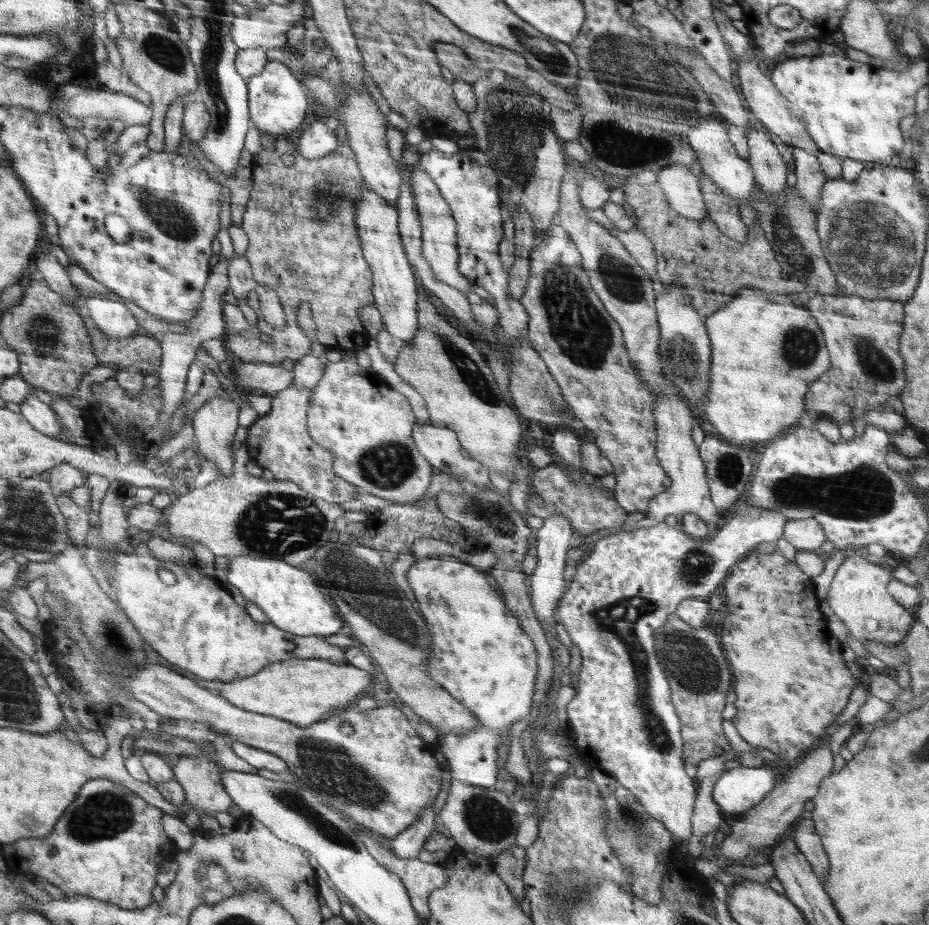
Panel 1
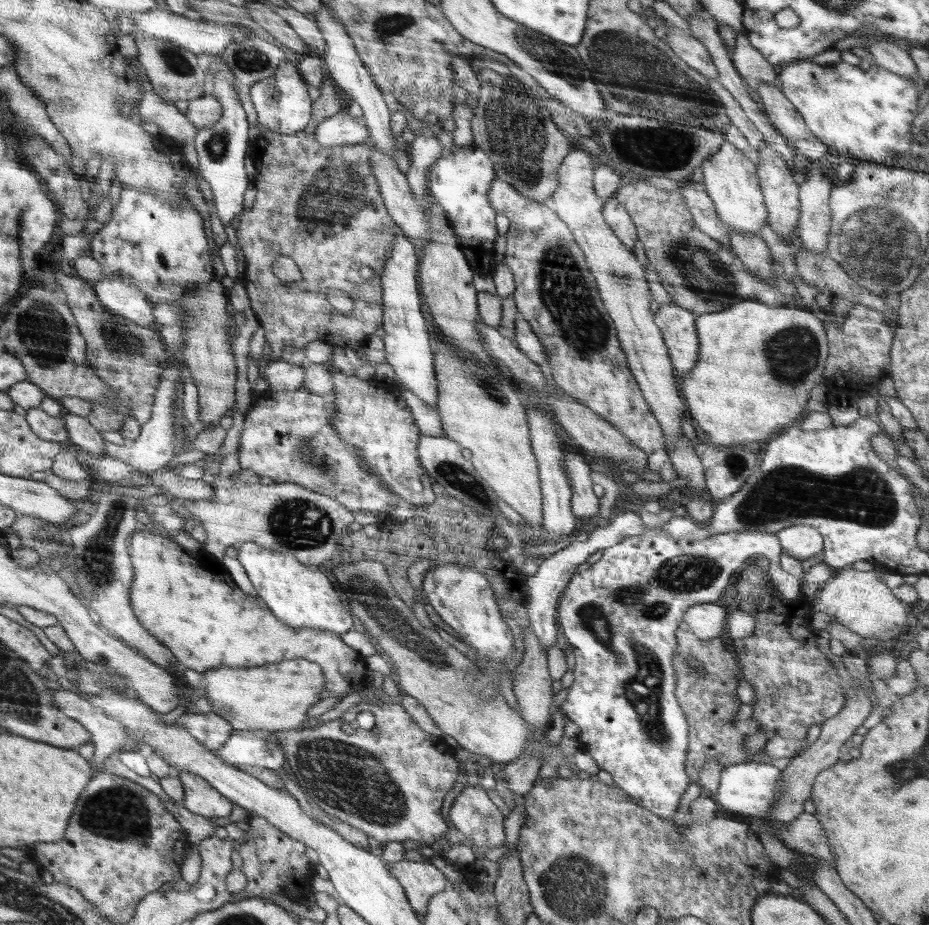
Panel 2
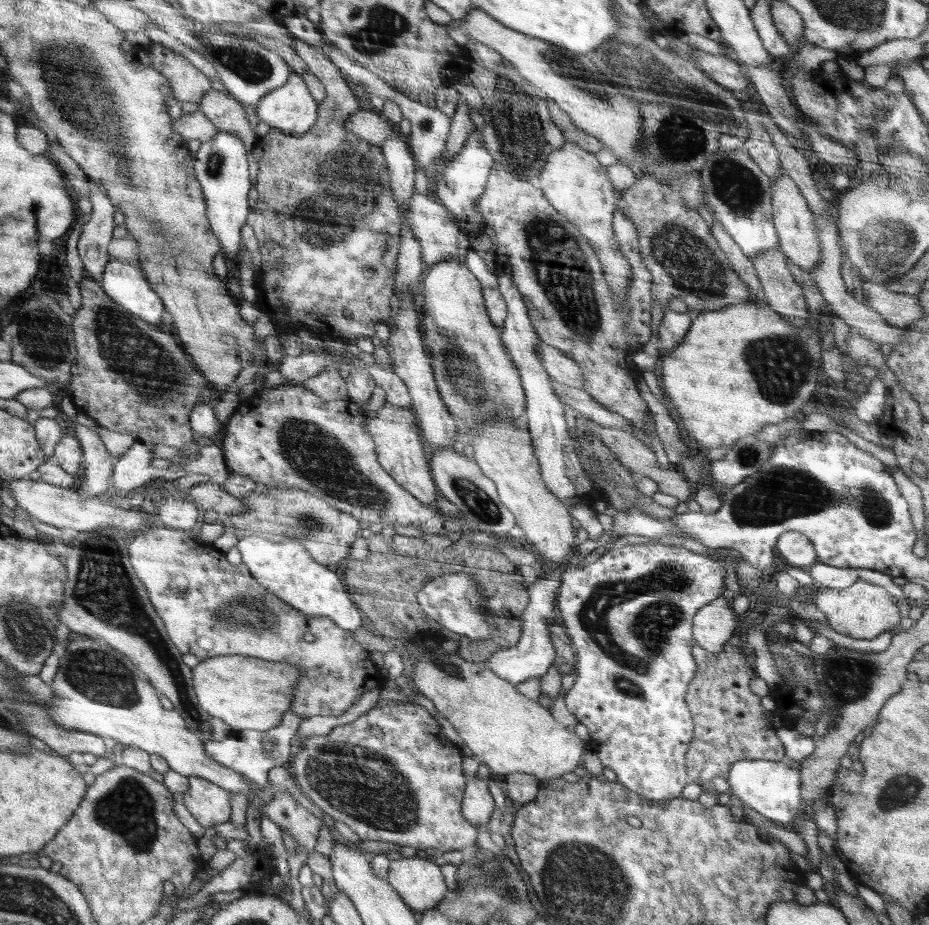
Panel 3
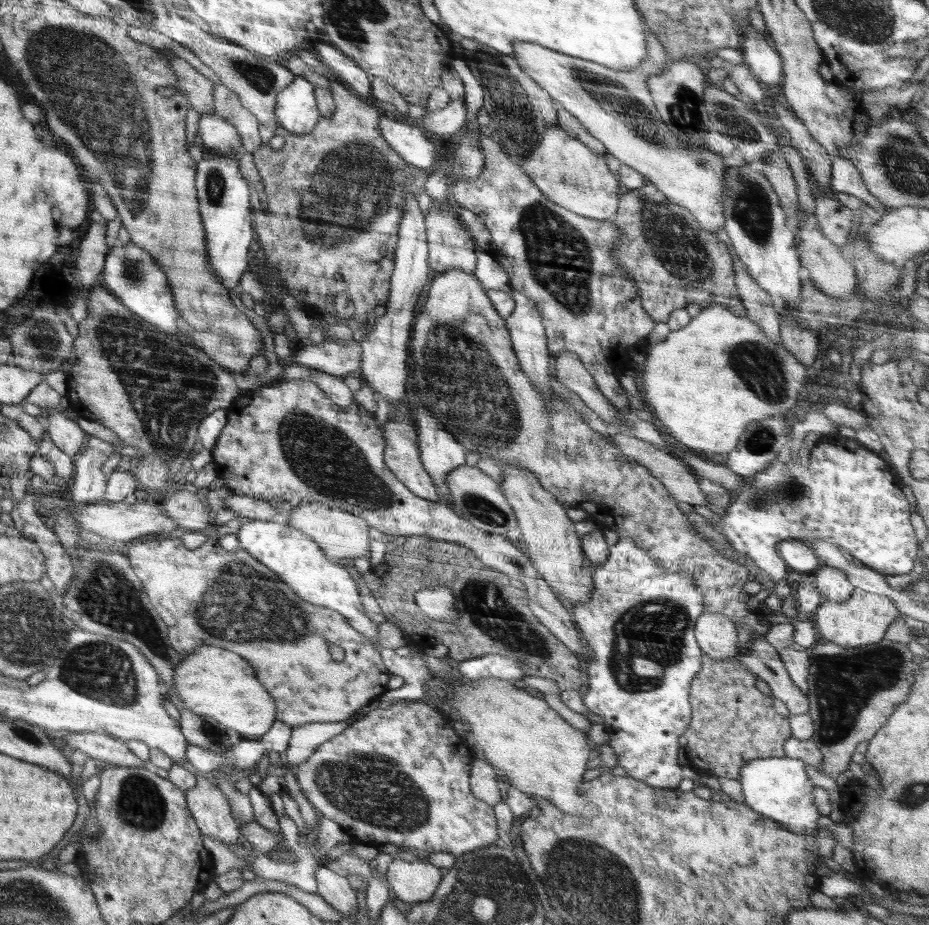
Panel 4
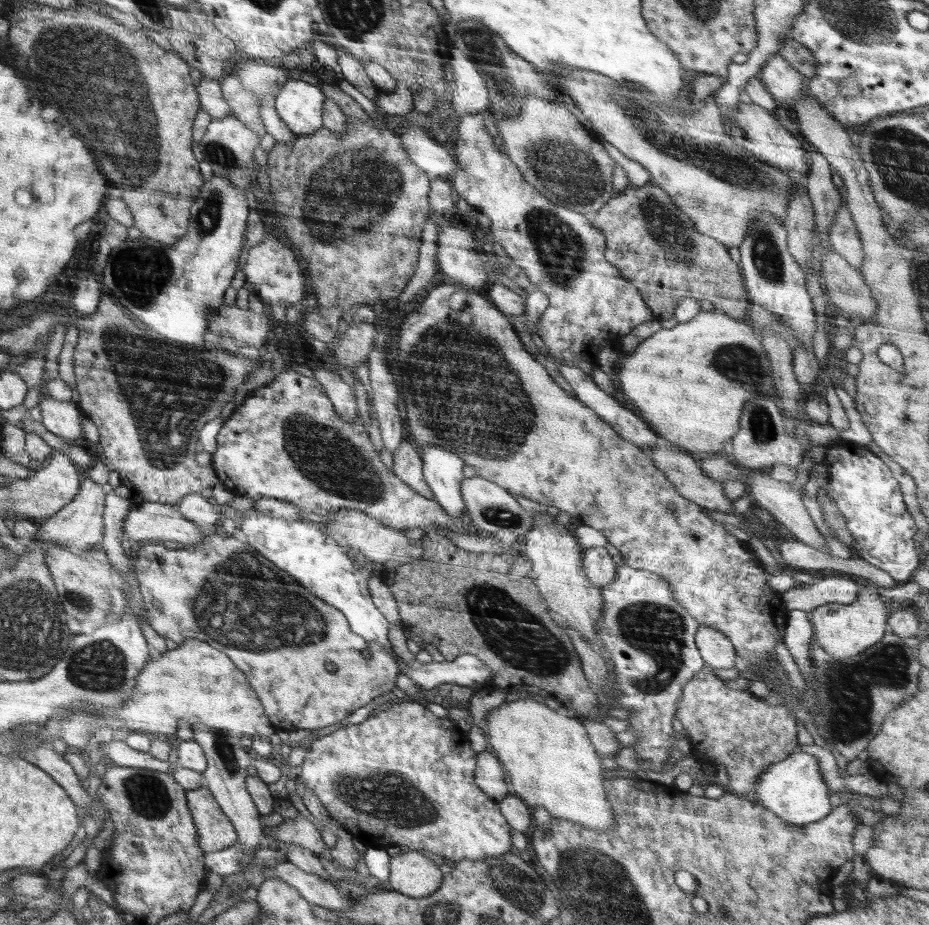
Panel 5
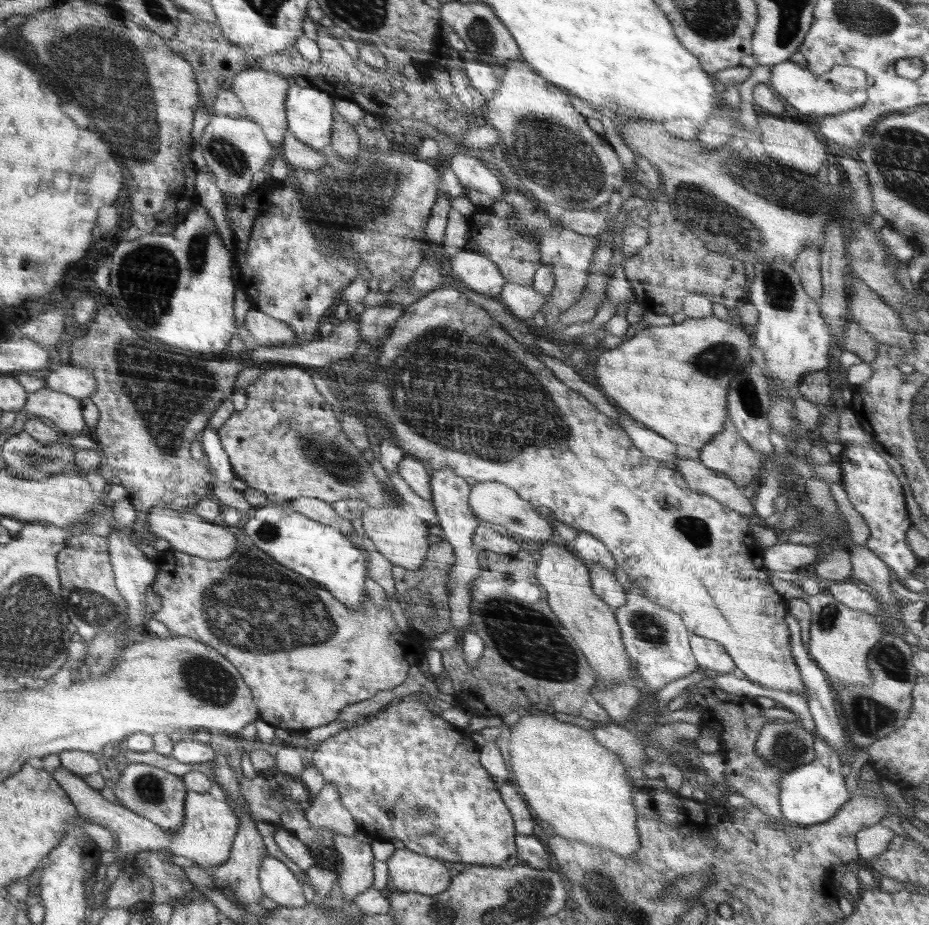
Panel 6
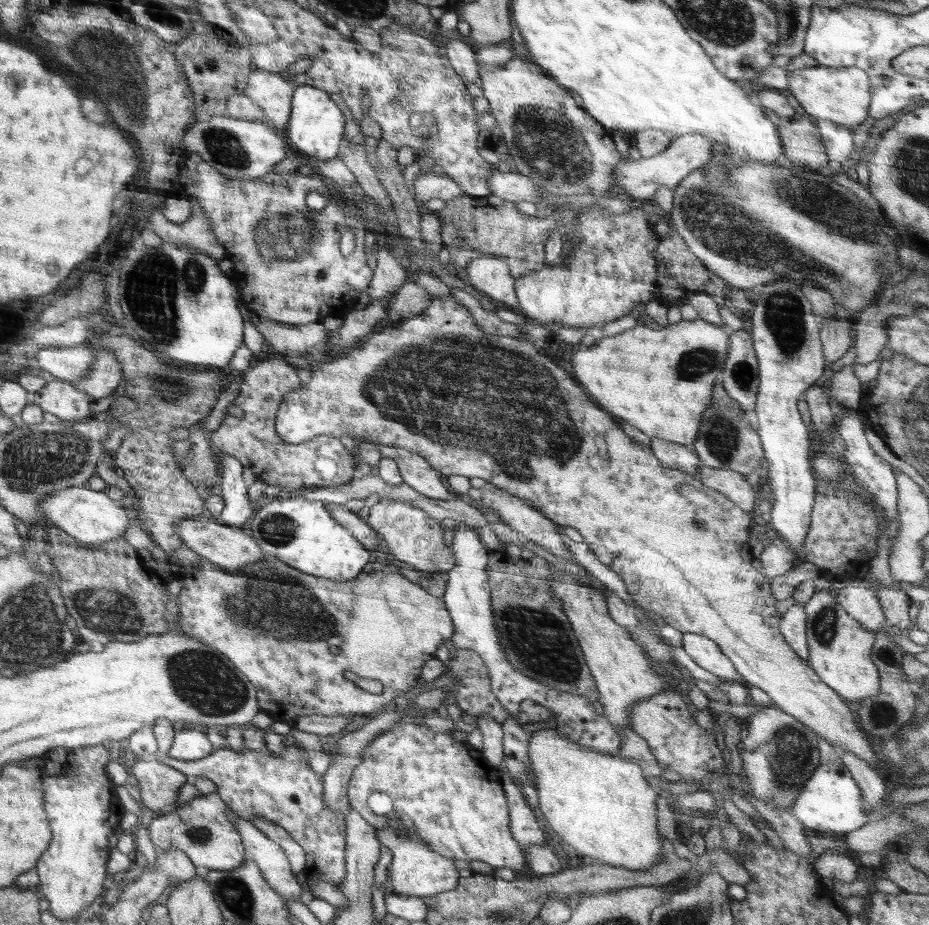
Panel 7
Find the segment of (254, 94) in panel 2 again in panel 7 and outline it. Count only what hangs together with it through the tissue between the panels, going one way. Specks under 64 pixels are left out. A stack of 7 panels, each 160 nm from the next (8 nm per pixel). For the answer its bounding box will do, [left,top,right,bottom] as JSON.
[285,85,348,161]

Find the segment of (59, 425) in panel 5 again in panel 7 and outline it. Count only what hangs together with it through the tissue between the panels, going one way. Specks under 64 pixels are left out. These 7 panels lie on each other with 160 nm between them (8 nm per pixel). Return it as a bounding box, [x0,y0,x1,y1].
[28,379,93,422]

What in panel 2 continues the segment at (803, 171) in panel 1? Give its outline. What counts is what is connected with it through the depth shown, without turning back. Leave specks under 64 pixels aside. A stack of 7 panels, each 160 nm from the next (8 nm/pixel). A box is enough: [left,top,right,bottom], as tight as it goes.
[798,160,832,254]

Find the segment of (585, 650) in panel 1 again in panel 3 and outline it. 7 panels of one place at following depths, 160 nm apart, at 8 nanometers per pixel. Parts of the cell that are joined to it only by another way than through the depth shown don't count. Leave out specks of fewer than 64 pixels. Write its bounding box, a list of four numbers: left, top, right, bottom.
[556,540,737,801]

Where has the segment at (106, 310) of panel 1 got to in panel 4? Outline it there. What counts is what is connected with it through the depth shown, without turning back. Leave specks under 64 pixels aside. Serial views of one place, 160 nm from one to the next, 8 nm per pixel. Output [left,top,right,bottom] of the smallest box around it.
[101,242,180,332]

